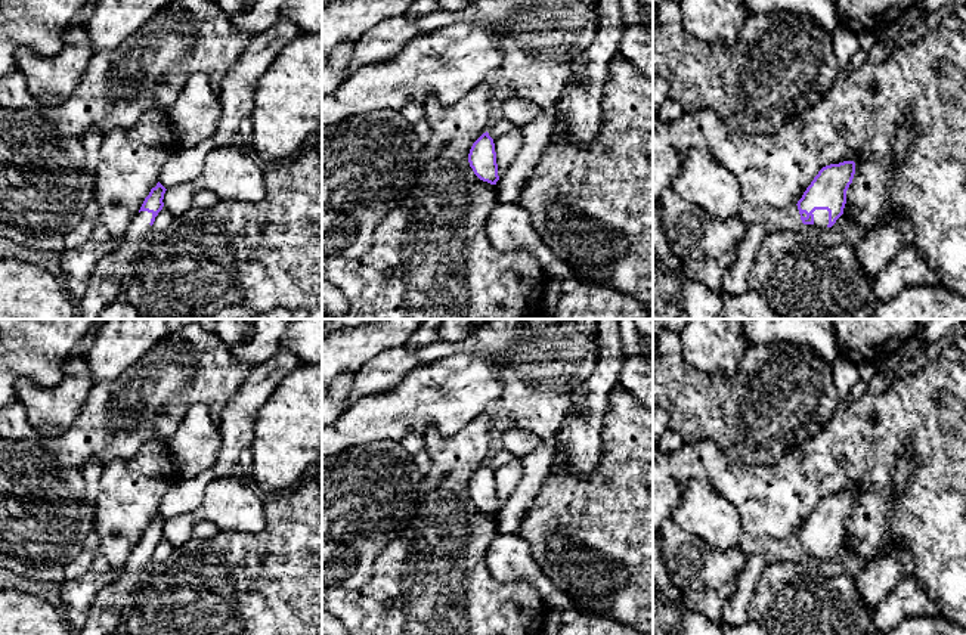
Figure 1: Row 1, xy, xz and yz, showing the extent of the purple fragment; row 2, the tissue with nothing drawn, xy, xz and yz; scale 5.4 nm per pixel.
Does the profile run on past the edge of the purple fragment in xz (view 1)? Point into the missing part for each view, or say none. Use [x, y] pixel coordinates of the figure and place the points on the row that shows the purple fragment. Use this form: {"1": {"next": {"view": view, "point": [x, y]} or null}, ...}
{"1": {"next": null}}

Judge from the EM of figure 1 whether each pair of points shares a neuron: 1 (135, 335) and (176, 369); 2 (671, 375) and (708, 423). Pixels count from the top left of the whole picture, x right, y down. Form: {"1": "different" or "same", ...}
{"1": "different", "2": "same"}

